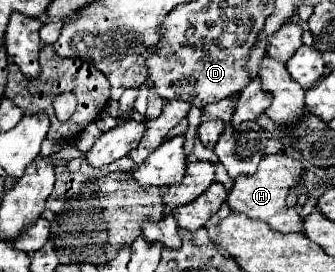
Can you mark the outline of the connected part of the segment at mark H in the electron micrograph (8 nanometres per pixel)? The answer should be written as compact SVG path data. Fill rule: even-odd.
M265 155L261 159L255 175L235 179L233 189L229 193L229 199L227 199L227 205L231 207L231 211L265 221L269 225L269 229L273 229L273 231L281 231L281 233L303 231L301 213L295 207L289 207L285 203L289 191L299 185L303 173L305 173L305 165L297 159L291 159L287 155Z

